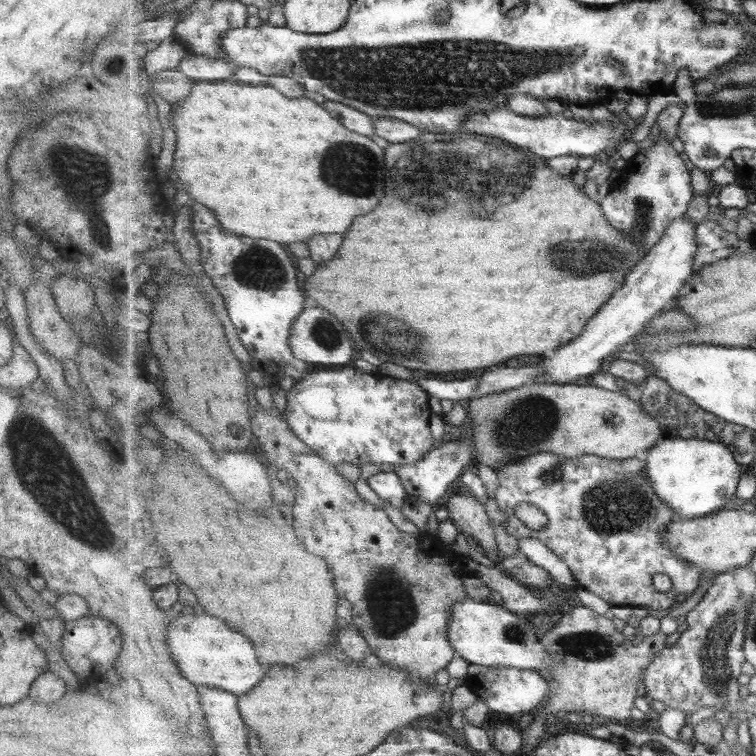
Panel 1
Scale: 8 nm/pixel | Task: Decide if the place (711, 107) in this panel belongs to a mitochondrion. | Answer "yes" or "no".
yes

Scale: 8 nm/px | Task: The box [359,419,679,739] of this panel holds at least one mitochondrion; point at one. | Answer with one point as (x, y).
(613, 507)

